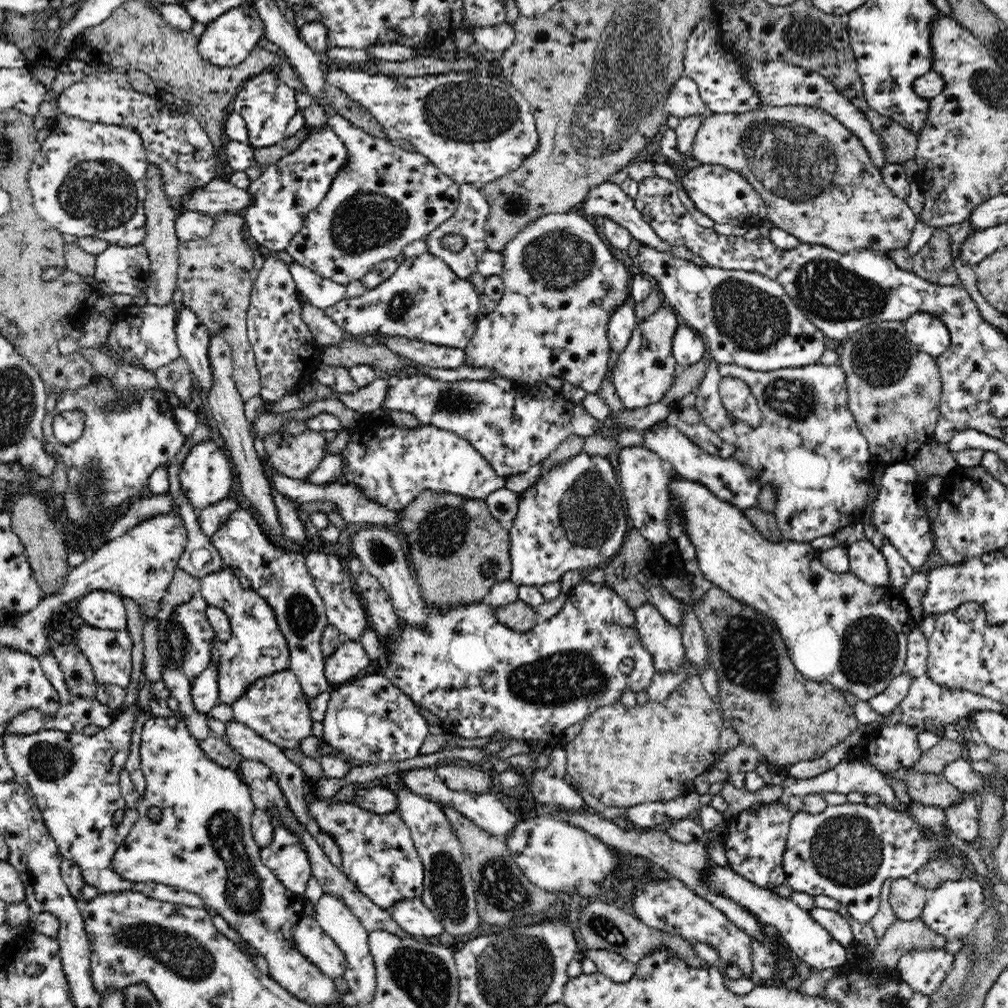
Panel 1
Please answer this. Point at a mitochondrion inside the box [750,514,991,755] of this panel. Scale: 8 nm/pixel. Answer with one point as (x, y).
(869, 648)

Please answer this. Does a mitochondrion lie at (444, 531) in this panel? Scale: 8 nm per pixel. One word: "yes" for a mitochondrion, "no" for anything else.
yes

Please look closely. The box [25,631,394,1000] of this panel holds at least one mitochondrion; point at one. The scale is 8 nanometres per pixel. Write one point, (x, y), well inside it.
(182, 953)

